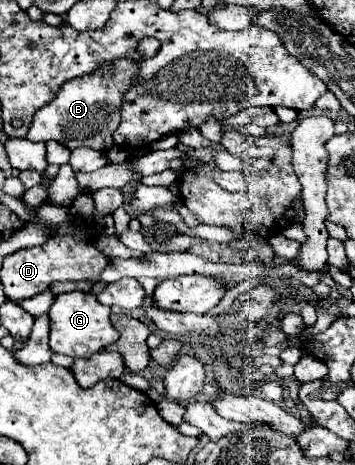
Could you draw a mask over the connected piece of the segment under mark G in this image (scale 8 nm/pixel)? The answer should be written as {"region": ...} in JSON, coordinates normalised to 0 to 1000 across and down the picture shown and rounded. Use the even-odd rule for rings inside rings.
{"region":[[[180,628],[163,632],[141,671],[141,748],[152,757],[203,766],[203,770],[248,770],[265,757],[293,753],[321,740],[338,718],[321,710],[310,692],[310,662],[282,654],[265,632],[248,628]]]}

